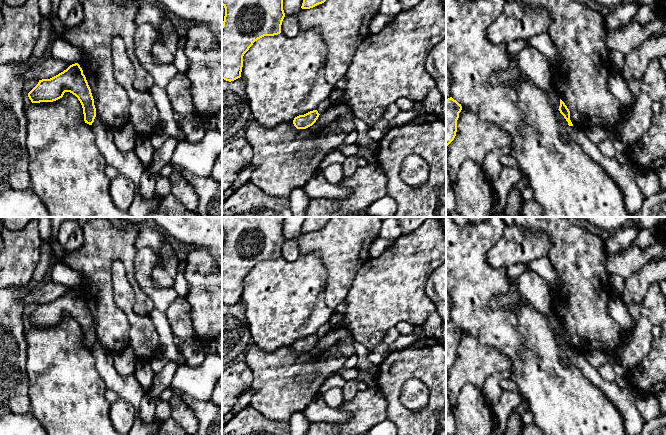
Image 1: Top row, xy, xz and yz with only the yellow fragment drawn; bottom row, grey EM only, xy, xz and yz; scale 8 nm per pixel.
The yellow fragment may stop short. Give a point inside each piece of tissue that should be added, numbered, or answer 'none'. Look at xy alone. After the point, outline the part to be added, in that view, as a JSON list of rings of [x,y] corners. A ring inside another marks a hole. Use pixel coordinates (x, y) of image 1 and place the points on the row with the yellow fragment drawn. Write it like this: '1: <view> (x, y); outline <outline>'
none

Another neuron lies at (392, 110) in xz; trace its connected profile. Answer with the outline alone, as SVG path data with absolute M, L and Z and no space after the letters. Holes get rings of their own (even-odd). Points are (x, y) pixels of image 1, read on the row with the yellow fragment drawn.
M392 103L391 105L389 105L384 114L383 114L383 118L387 119L387 120L391 120L393 119L398 113L400 112L400 109L398 108L398 106L396 105L396 103Z

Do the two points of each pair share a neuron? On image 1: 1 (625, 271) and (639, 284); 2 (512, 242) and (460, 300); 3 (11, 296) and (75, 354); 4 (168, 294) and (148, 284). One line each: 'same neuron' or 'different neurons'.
1: different neurons
2: different neurons
3: different neurons
4: same neuron

